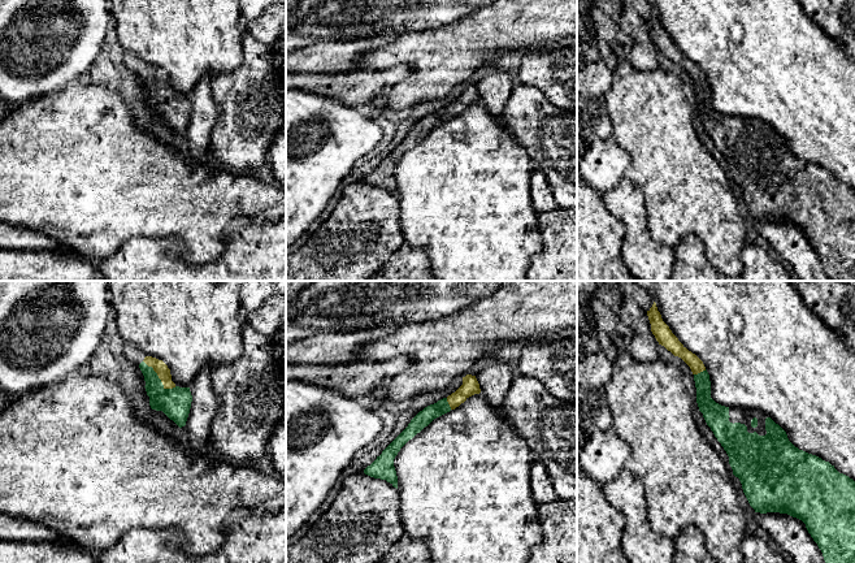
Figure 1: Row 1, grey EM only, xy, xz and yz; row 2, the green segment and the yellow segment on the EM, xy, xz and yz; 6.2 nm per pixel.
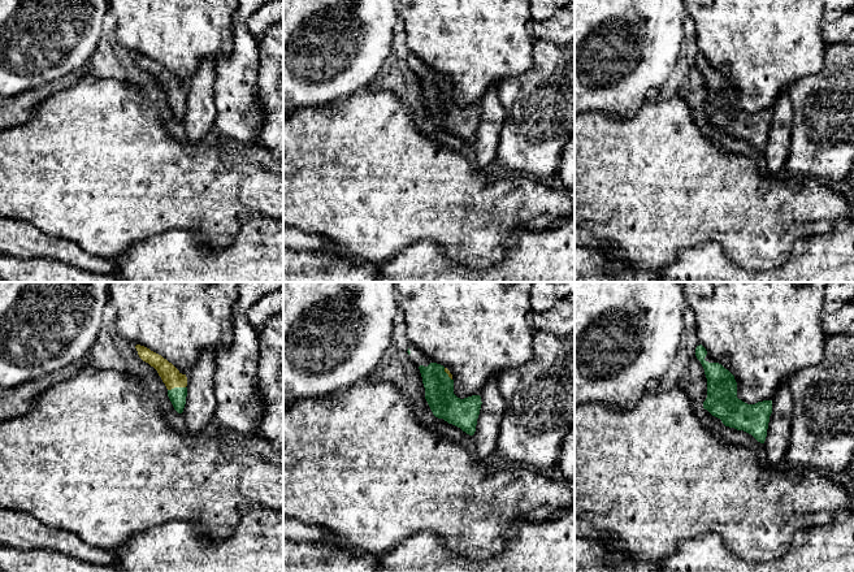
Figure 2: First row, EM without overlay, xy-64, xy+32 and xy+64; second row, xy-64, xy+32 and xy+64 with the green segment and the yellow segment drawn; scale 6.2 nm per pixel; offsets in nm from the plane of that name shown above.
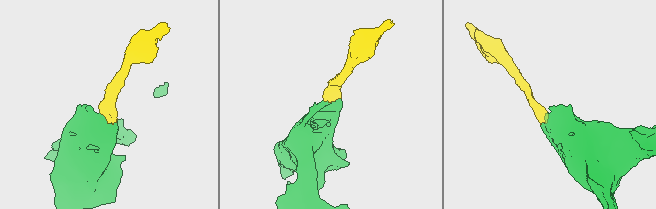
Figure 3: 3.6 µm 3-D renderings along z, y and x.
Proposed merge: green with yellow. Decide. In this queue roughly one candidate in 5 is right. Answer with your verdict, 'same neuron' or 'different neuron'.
same neuron

